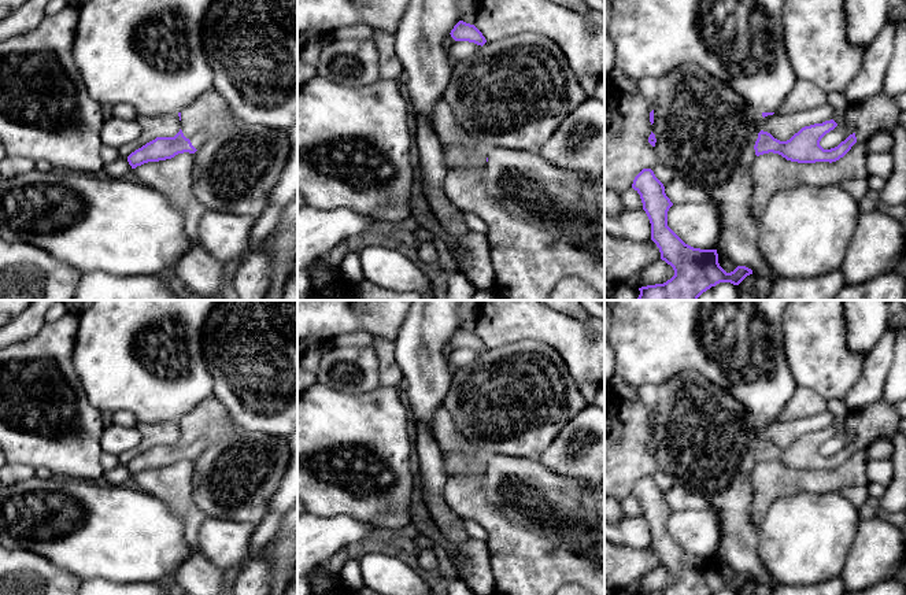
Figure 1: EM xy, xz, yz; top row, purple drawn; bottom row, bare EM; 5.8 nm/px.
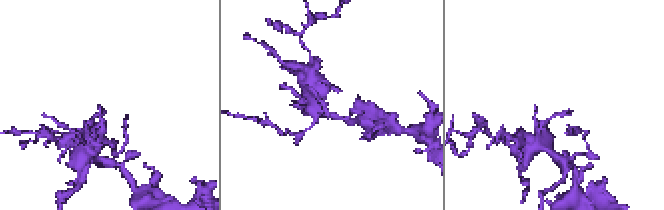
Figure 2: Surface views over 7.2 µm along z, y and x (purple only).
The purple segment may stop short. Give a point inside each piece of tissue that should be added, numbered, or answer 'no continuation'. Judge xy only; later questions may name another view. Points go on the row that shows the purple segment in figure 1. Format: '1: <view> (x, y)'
1: xy (204, 117)

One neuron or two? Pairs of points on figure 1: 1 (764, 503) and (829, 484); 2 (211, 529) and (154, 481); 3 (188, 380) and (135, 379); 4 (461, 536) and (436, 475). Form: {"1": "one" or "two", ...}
{"1": "one", "2": "two", "3": "one", "4": "one"}

